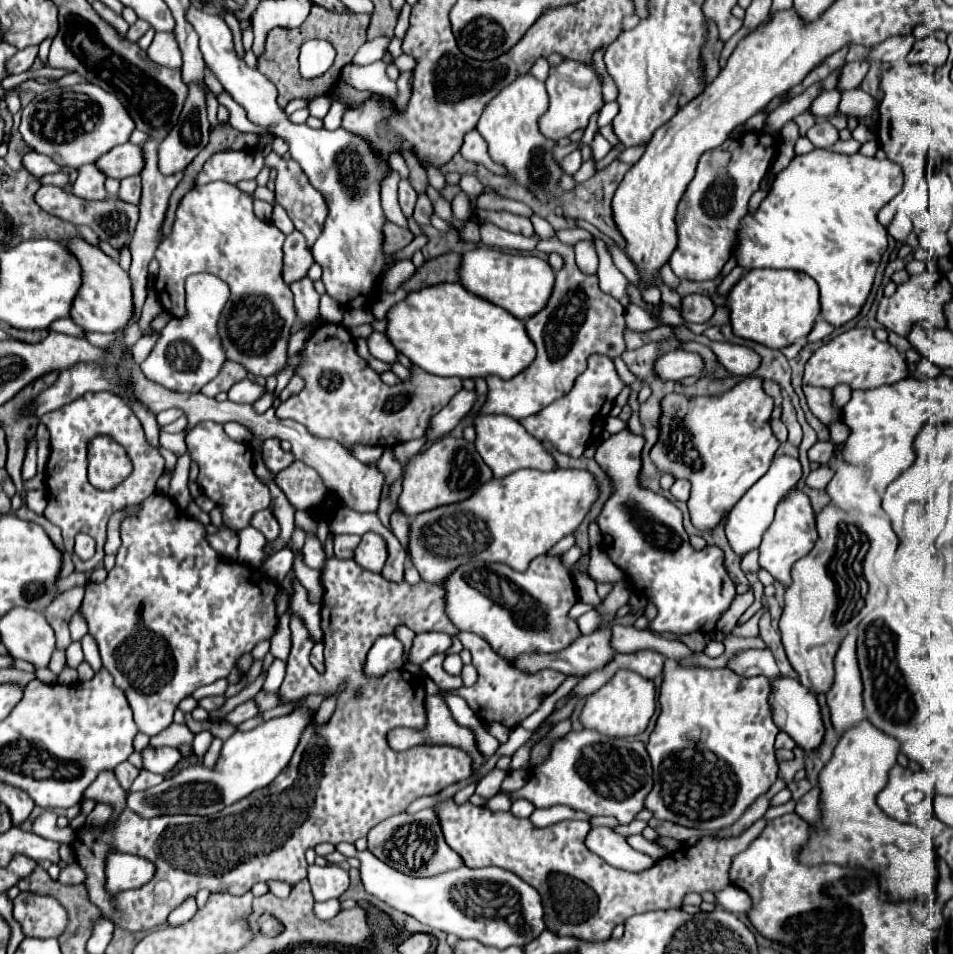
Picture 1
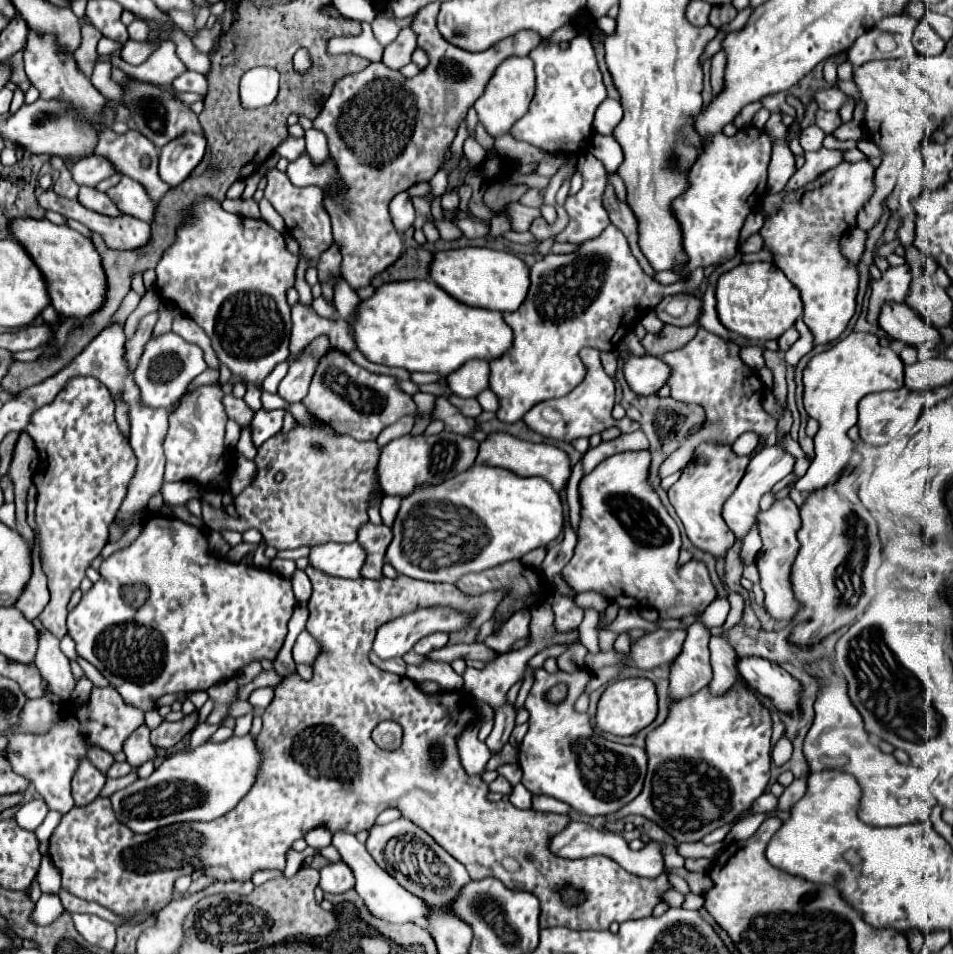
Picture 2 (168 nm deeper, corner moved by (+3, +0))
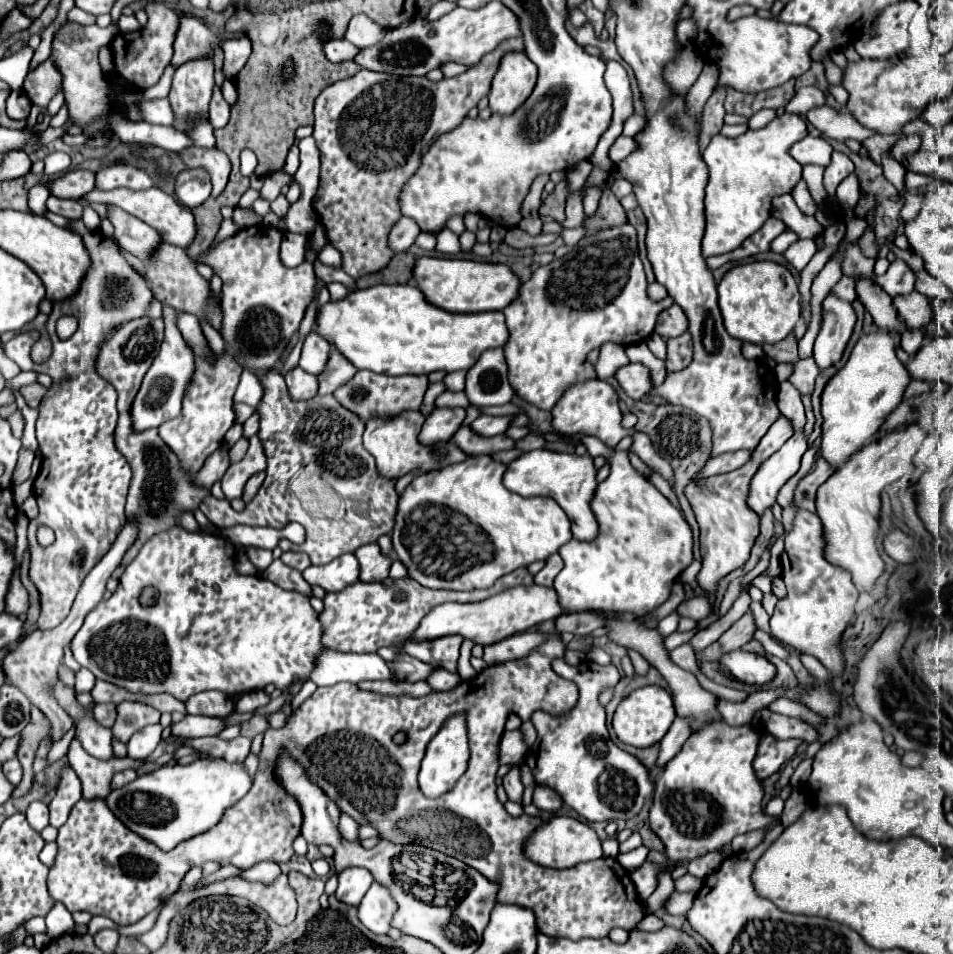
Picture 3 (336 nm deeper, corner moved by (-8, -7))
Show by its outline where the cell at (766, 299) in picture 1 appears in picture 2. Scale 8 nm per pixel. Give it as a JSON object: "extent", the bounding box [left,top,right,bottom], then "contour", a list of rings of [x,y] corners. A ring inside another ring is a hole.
{"extent":[715,261,803,341],"contour":[[[765,261],[739,263],[731,271],[723,273],[717,281],[715,297],[719,321],[729,331],[757,341],[779,339],[803,313],[797,287],[783,275],[783,271],[779,271],[779,267]]]}

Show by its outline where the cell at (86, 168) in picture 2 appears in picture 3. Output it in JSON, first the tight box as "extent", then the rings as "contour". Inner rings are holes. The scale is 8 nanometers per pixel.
{"extent":[48,170,96,198],"contour":[[[70,170],[60,178],[48,182],[48,188],[58,198],[82,198],[96,186],[96,172],[92,170]]]}

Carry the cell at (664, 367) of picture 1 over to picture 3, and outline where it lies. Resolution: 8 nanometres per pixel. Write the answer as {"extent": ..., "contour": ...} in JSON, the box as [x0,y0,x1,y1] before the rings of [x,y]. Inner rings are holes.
{"extent":[616,364,654,400],"contour":[[[628,364],[616,372],[616,378],[618,378],[620,386],[626,390],[626,394],[634,400],[646,398],[650,394],[650,390],[654,388],[650,370],[644,364]]]}

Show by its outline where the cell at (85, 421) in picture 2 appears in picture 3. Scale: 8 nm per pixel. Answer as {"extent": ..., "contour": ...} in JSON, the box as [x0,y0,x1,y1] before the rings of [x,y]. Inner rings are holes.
{"extent":[4,220,152,630],"contour":[[[76,220],[72,230],[84,238],[92,256],[92,268],[86,274],[86,282],[82,282],[80,294],[66,302],[54,302],[46,324],[46,332],[52,340],[52,356],[42,364],[32,362],[30,350],[40,338],[40,332],[36,330],[22,332],[4,344],[4,354],[22,370],[46,372],[54,380],[50,392],[40,404],[40,416],[36,422],[36,438],[44,464],[34,482],[34,496],[40,514],[28,526],[28,542],[32,548],[30,578],[38,586],[42,598],[42,612],[38,618],[38,628],[42,630],[58,626],[68,616],[82,580],[92,566],[100,562],[116,540],[118,530],[122,530],[122,522],[126,522],[124,504],[132,470],[114,444],[118,396],[114,386],[96,374],[94,358],[98,356],[98,344],[104,336],[114,326],[140,318],[152,300],[148,280],[126,266],[126,260],[110,238],[100,230],[88,232],[82,220]],[[62,316],[76,316],[78,320],[78,330],[68,340],[60,340],[56,334],[56,322]],[[38,526],[54,530],[54,544],[38,544]]]}

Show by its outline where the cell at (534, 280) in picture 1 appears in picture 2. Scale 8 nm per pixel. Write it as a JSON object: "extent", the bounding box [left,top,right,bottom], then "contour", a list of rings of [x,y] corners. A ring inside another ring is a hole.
{"extent":[431,247,529,311],"contour":[[[463,247],[455,251],[439,251],[431,261],[431,279],[451,297],[465,305],[515,311],[529,291],[529,267],[515,255],[493,251],[487,247]]]}

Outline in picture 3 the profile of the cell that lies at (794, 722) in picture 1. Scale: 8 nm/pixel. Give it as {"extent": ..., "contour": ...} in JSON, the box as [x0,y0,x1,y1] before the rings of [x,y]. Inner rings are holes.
{"extent":[720,650,776,686],"contour":[[[734,650],[734,654],[726,654],[720,666],[728,676],[736,678],[738,682],[754,686],[768,684],[776,676],[776,666],[772,666],[766,656],[756,656],[744,650]]]}

